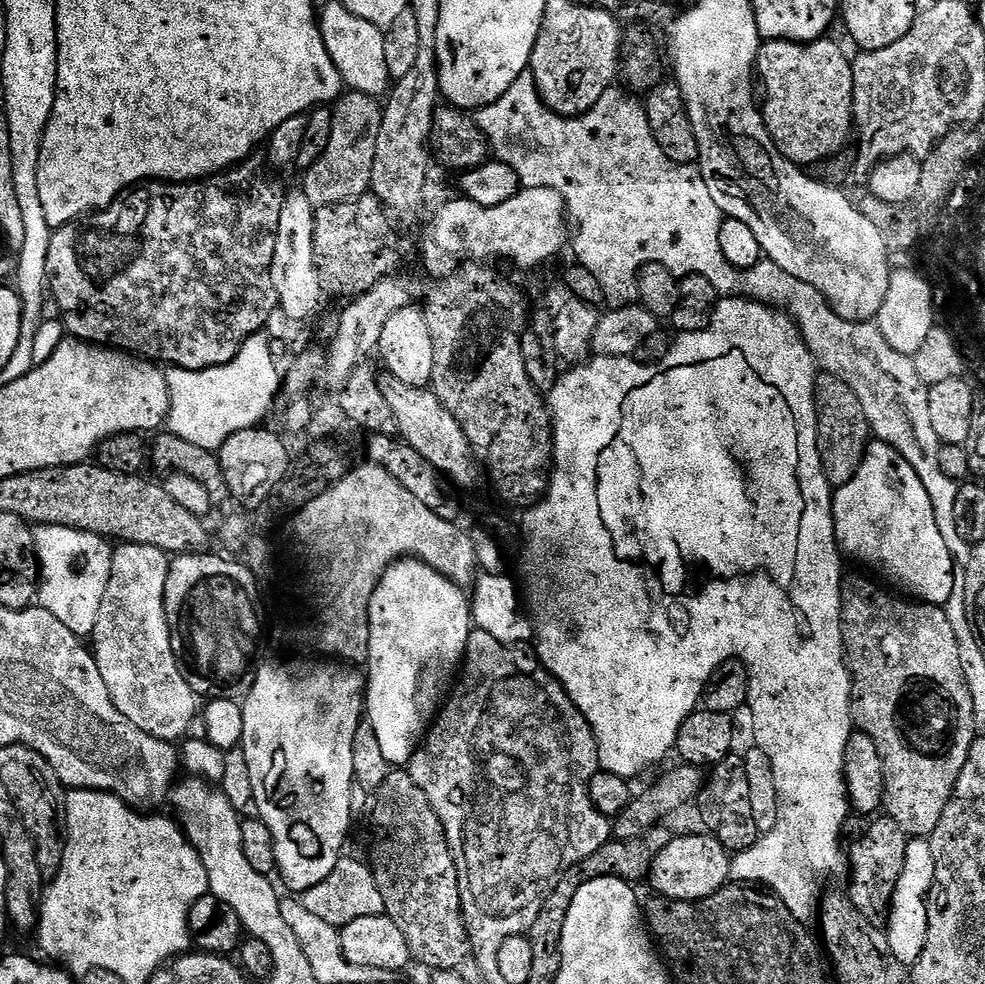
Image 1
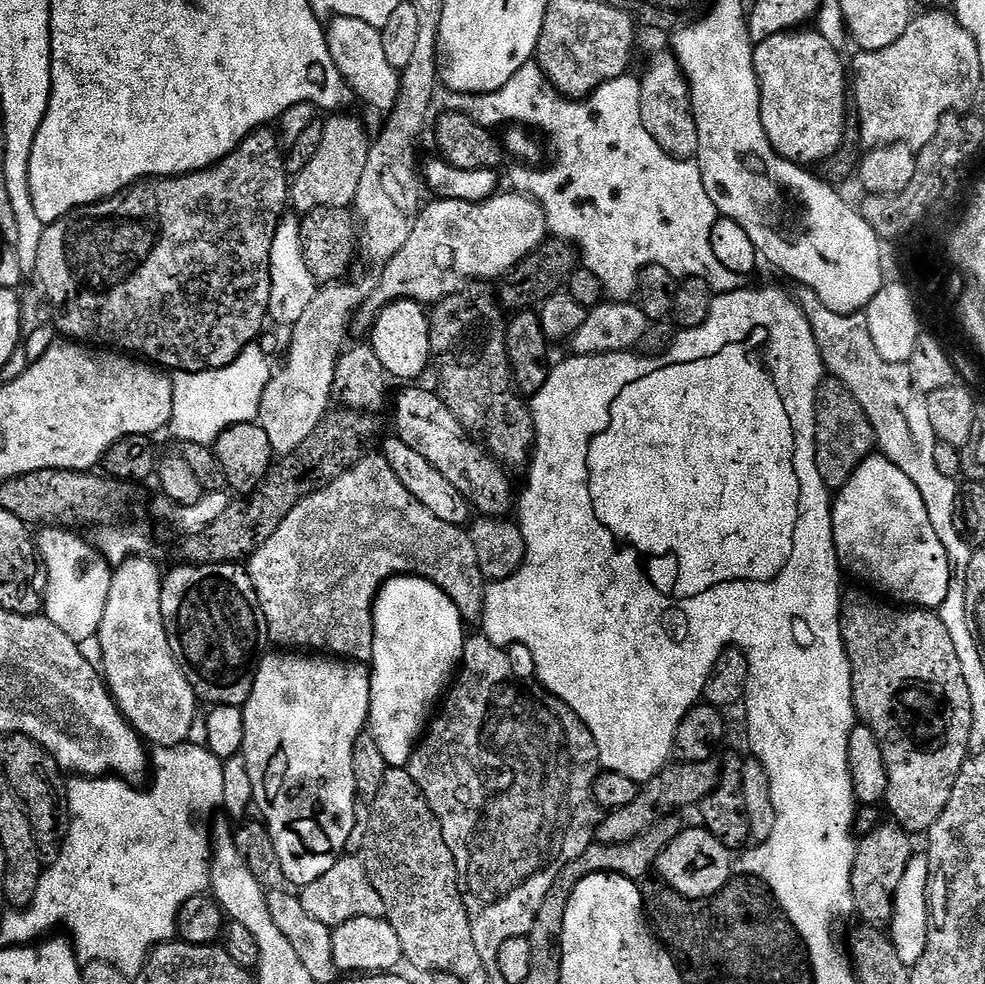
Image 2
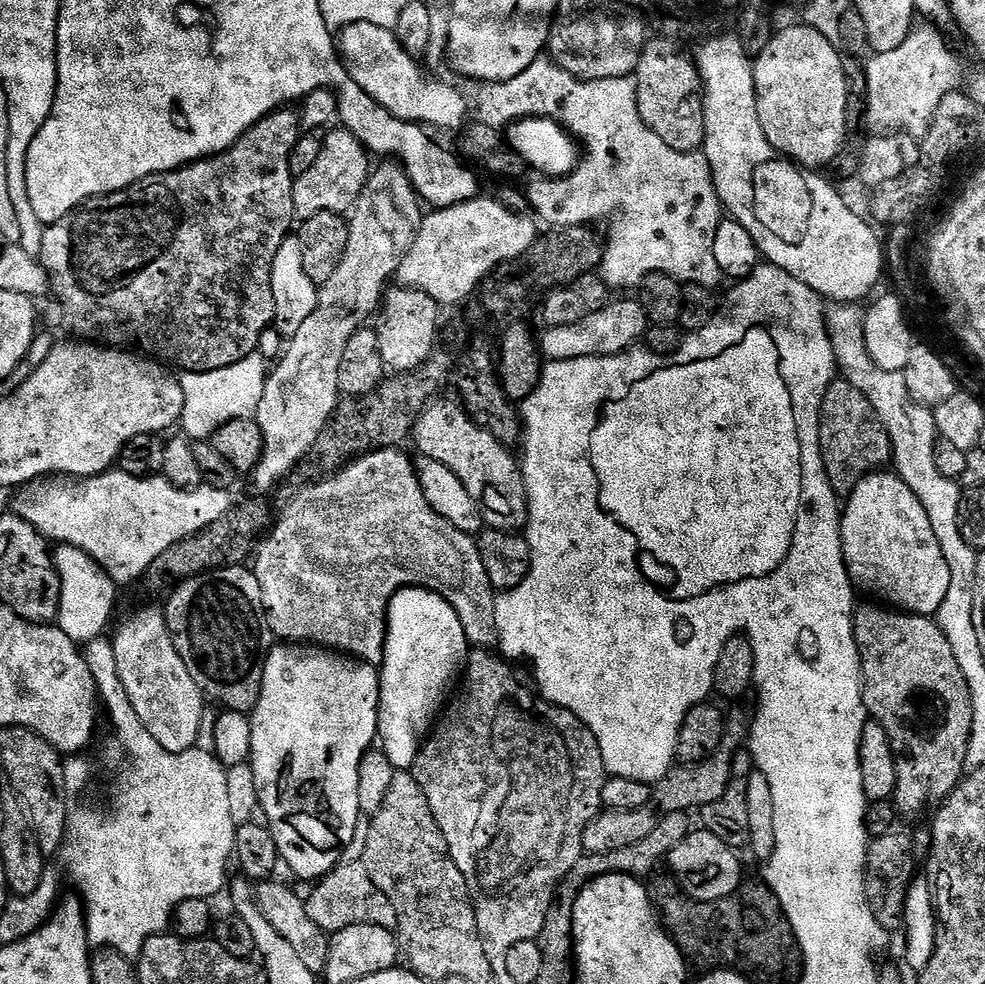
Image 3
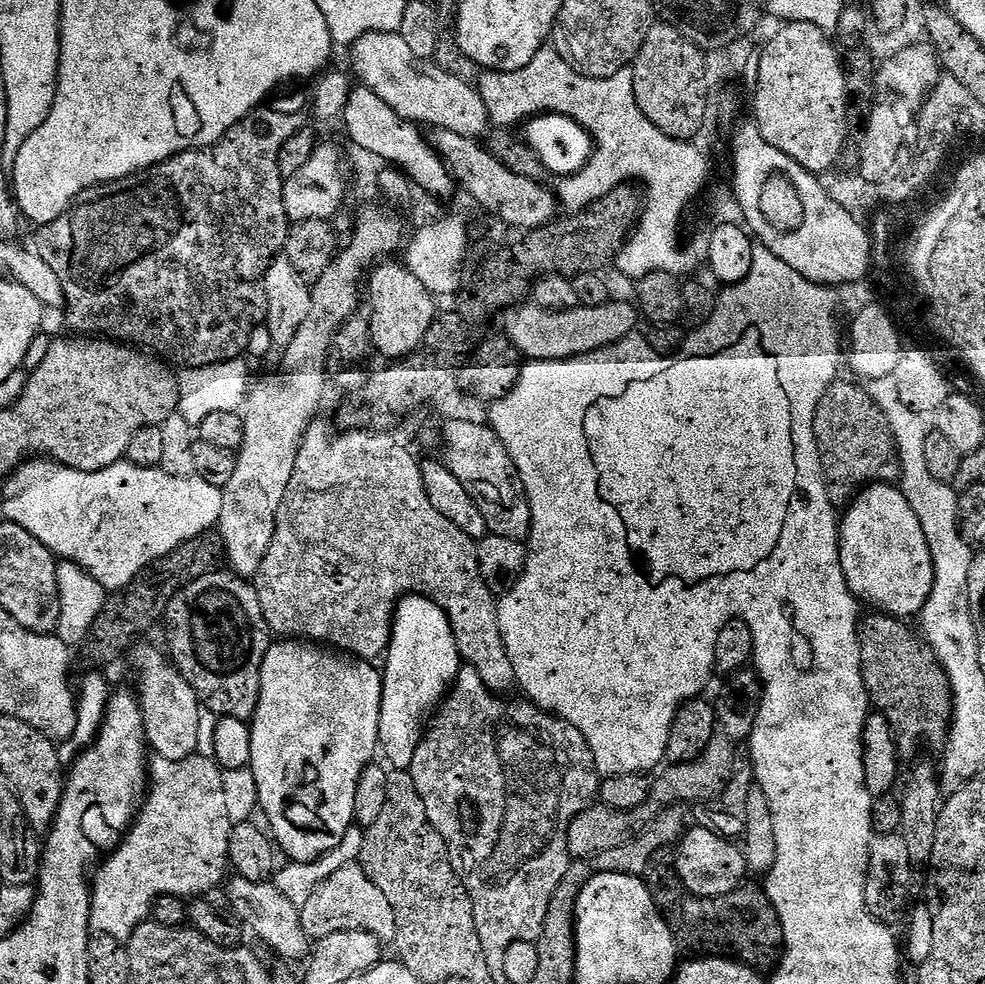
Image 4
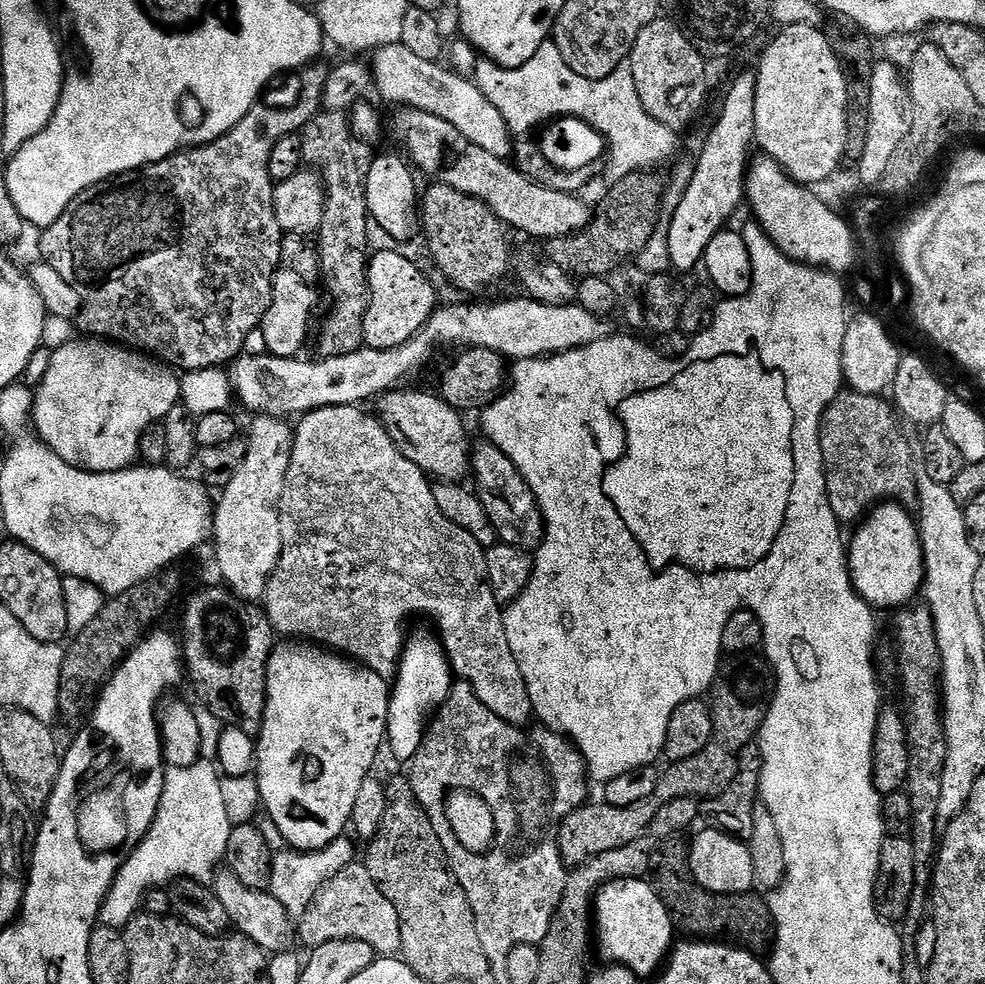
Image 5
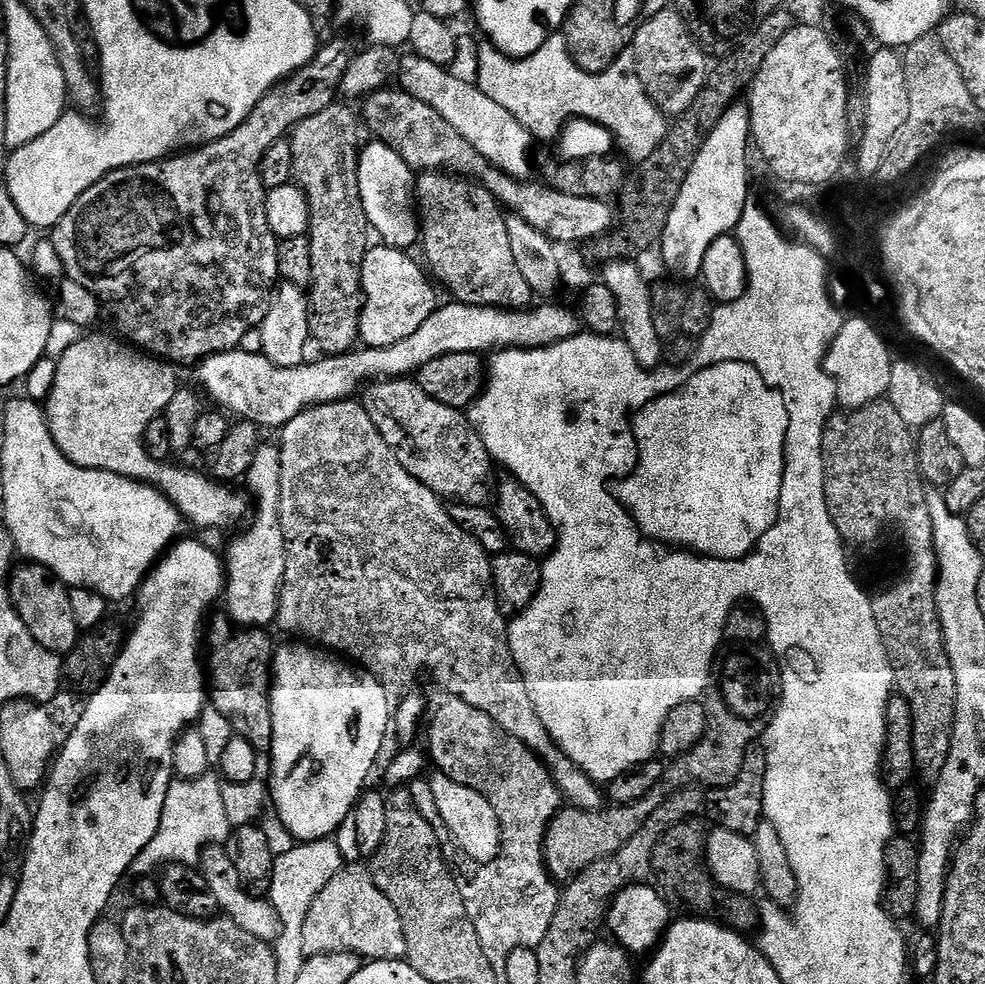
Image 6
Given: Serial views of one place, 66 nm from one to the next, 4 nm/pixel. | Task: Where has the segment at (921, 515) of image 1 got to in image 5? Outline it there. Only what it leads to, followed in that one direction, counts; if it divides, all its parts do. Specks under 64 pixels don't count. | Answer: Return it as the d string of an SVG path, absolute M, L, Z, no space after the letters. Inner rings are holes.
M881 502L876 505L875 508L871 509L865 515L862 523L855 529L856 533L853 534L852 540L850 536L850 543L846 548L846 555L848 557L848 573L852 576L852 586L856 589L856 593L867 602L867 604L872 605L873 609L880 610L880 608L892 608L891 610L900 610L905 606L911 605L921 595L924 586L924 551L922 550L922 542L920 541L920 529L918 527L917 521L914 519L907 507L903 504L898 504L895 502Z

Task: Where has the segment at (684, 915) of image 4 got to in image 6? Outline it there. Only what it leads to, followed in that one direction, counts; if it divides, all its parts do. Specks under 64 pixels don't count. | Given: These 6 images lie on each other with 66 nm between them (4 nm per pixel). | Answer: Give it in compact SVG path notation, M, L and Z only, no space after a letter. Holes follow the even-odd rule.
M700 818L684 820L678 826L666 830L662 838L658 838L658 846L654 846L654 858L652 859L652 876L657 889L673 905L685 908L685 913L695 914L697 917L705 920L715 920L717 924L724 925L725 928L731 928L732 931L741 934L752 934L757 931L760 923L760 909L747 896L740 895L739 892L729 892L728 889L720 887L717 884L711 872L708 871L708 862L704 859L704 848L708 844L709 829L704 828L705 821Z

